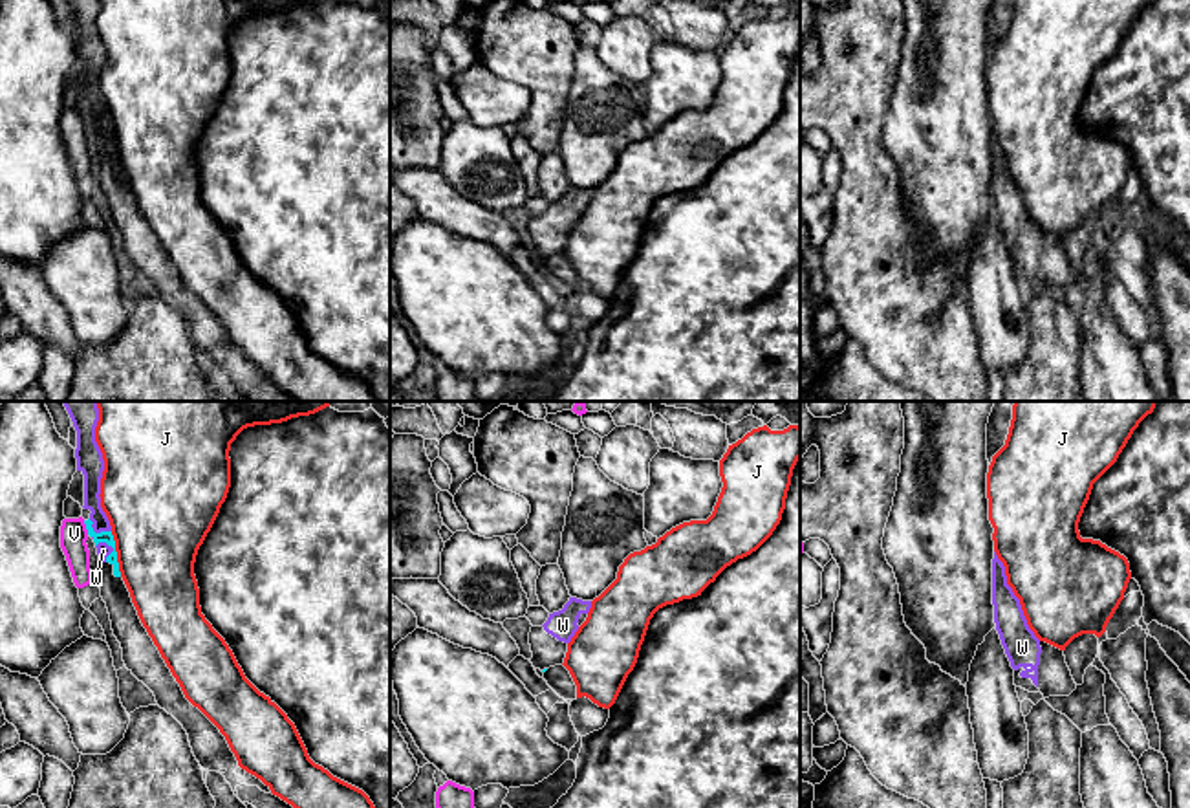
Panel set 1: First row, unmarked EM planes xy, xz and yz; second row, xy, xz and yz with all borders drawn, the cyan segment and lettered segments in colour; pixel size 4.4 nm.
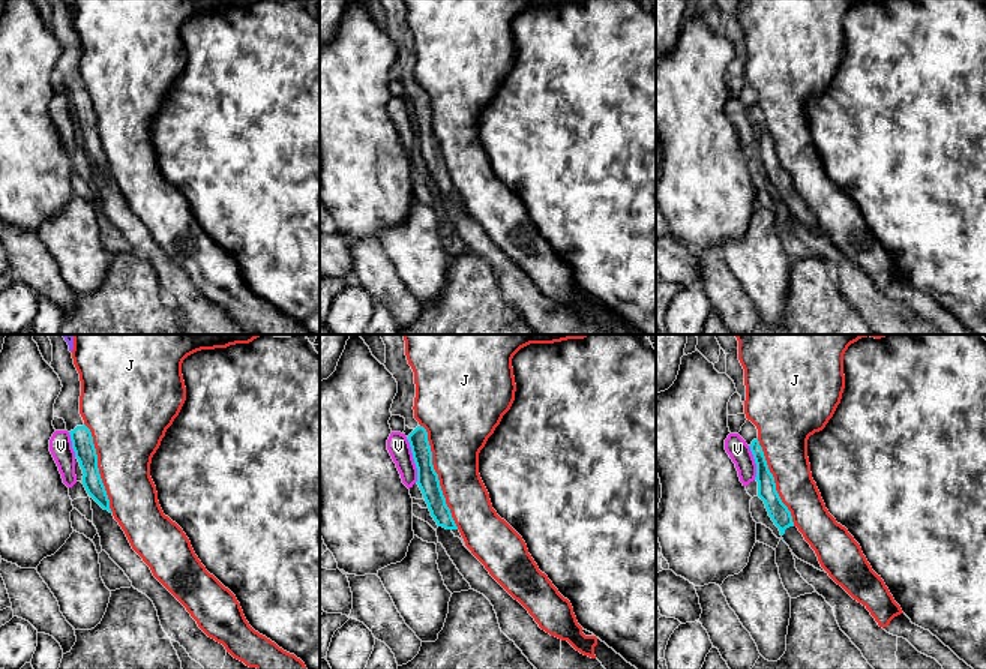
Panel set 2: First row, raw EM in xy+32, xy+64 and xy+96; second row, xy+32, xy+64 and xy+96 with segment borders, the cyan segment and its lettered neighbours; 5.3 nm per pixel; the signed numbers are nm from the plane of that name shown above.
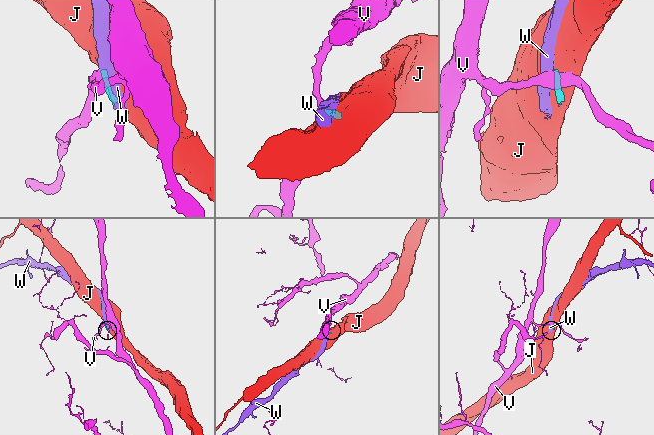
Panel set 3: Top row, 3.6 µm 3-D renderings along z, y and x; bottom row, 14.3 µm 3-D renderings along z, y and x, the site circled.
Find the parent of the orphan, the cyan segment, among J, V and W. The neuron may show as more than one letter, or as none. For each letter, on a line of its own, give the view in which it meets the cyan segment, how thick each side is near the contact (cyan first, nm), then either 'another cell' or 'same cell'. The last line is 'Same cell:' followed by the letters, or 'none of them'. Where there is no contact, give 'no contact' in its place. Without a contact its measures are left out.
J: meets cyan in xy; 50 nm thick on the cyan side, 440 nm on the other; another cell
V: meets cyan in xy; 50 nm thick on the cyan side, 120 nm on the other; another cell
W: meets cyan in xy; 50 nm thick on the cyan side, 60 nm on the other; another cell
Same cell: none of them

